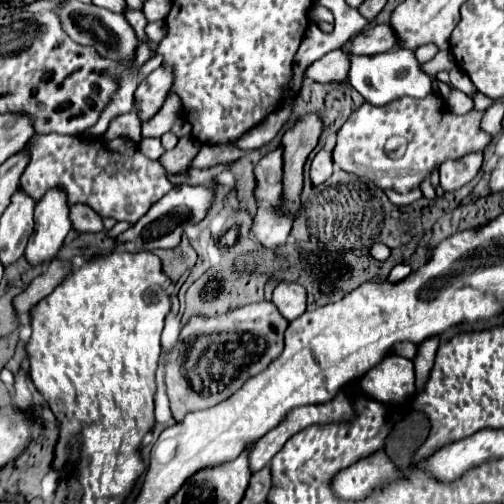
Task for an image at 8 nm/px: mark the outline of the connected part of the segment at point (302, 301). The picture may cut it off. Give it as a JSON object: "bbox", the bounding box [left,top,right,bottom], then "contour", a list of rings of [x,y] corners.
{"bbox":[272,283,306,321],"contour":[[[280,283],[274,289],[272,303],[278,307],[282,317],[294,321],[306,311],[306,291],[296,283]]]}

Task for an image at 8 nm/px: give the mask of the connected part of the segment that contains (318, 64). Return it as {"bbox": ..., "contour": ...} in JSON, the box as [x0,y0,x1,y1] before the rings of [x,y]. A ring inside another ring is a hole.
{"bbox":[306,49,350,83],"contour":[[[334,49],[314,61],[306,77],[318,83],[346,83],[348,81],[348,69],[350,69],[350,59],[342,49]]]}

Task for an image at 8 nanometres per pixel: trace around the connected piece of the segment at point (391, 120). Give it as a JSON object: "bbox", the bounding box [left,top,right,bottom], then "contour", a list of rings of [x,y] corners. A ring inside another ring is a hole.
{"bbox":[332,93,492,193],"contour":[[[438,93],[424,99],[404,97],[382,107],[364,103],[338,131],[332,161],[348,173],[374,181],[380,189],[406,193],[428,179],[432,169],[440,167],[446,159],[482,151],[490,143],[492,137],[480,131],[482,113],[472,109],[468,115],[454,115],[446,109],[446,101]]]}

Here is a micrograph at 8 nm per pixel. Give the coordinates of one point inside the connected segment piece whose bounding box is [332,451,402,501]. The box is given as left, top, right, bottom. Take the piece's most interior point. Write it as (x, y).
(354, 483)

